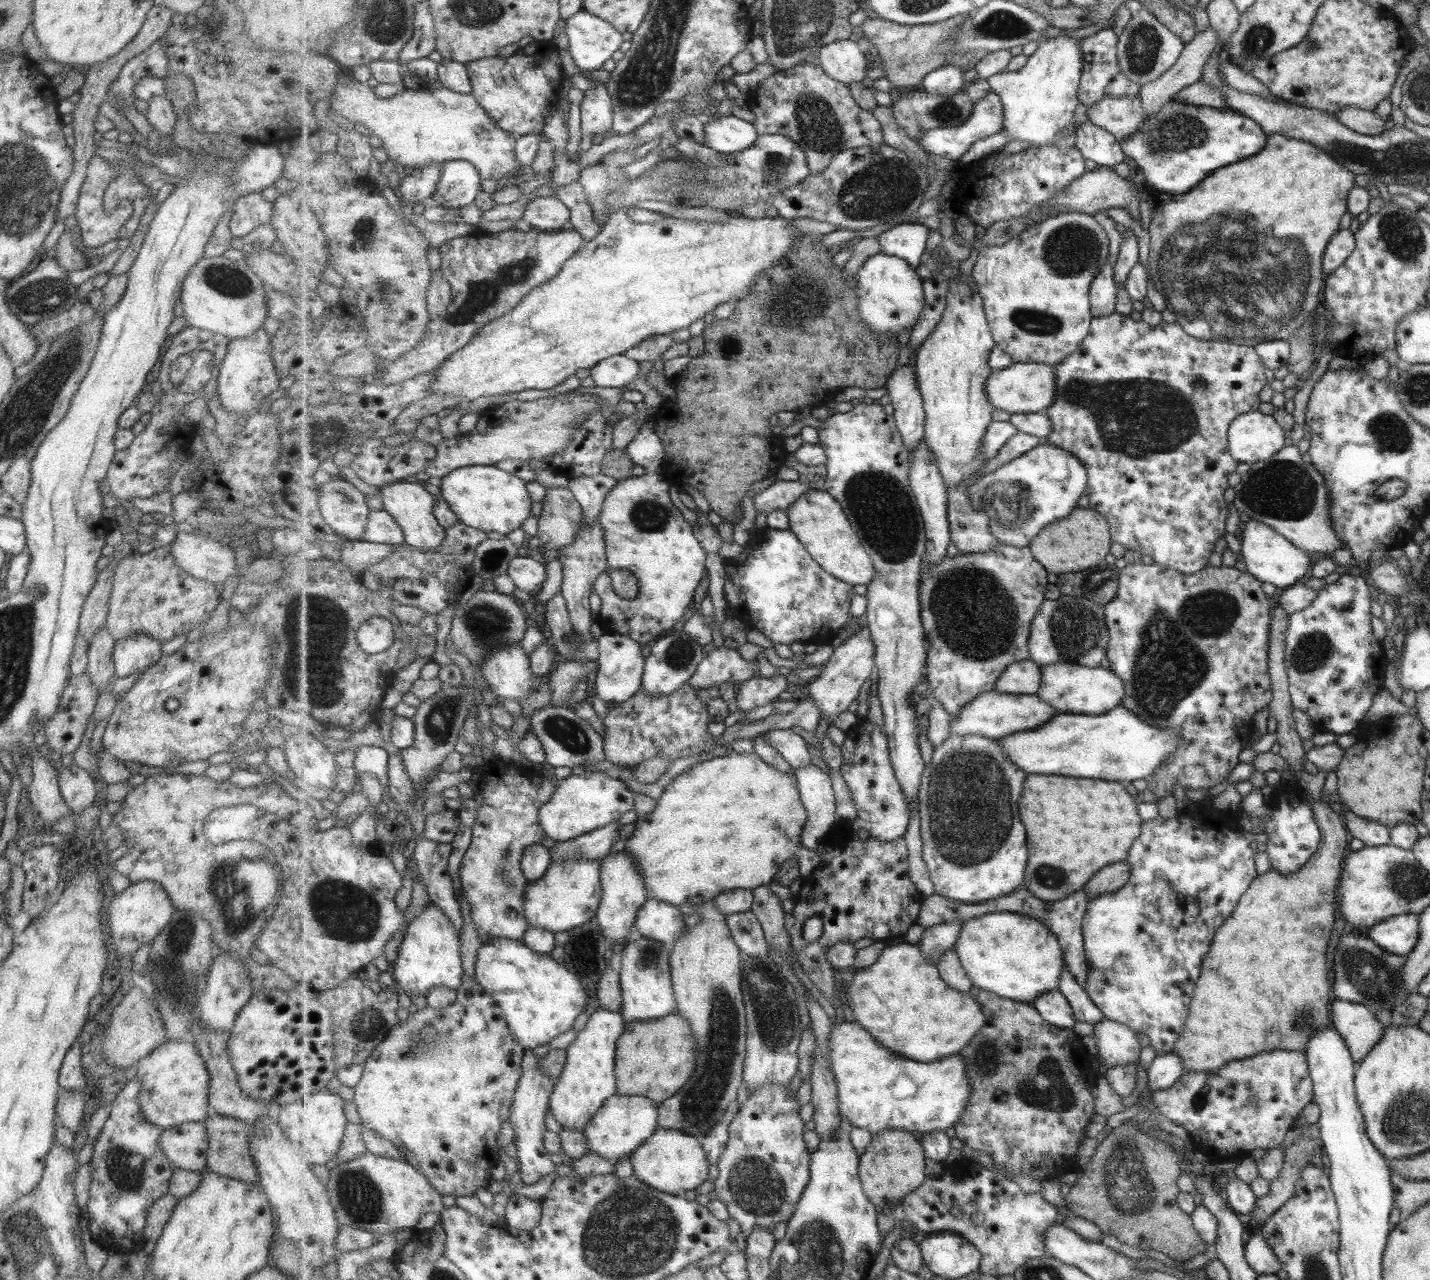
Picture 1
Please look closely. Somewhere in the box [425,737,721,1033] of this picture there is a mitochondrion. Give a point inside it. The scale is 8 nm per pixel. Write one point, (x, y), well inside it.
(504, 866)

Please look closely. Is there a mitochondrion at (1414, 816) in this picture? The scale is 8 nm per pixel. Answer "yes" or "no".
no

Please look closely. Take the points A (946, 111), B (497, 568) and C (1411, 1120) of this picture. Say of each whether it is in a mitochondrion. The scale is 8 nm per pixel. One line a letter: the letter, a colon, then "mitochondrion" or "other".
A: mitochondrion
B: other
C: mitochondrion

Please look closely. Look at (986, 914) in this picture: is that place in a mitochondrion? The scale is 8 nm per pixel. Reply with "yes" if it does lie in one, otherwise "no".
no

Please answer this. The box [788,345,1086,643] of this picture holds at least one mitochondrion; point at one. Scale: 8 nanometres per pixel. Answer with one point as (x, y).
(884, 510)

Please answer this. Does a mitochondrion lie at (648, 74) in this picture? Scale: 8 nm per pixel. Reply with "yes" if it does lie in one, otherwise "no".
yes

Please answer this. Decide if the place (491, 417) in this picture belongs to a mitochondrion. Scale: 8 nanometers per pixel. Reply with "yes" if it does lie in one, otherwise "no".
no

